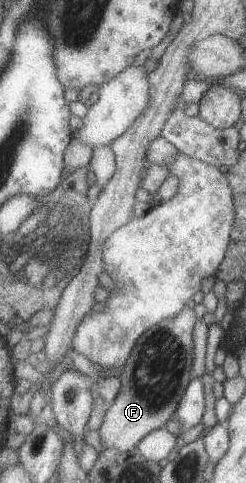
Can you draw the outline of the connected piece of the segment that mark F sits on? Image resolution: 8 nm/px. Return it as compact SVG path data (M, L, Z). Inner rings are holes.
M186 305L174 318L154 323L141 334L132 356L122 368L122 390L108 406L99 428L102 450L114 447L128 452L139 447L147 434L161 429L172 419L186 387L193 379L193 330L196 319L194 309Z

